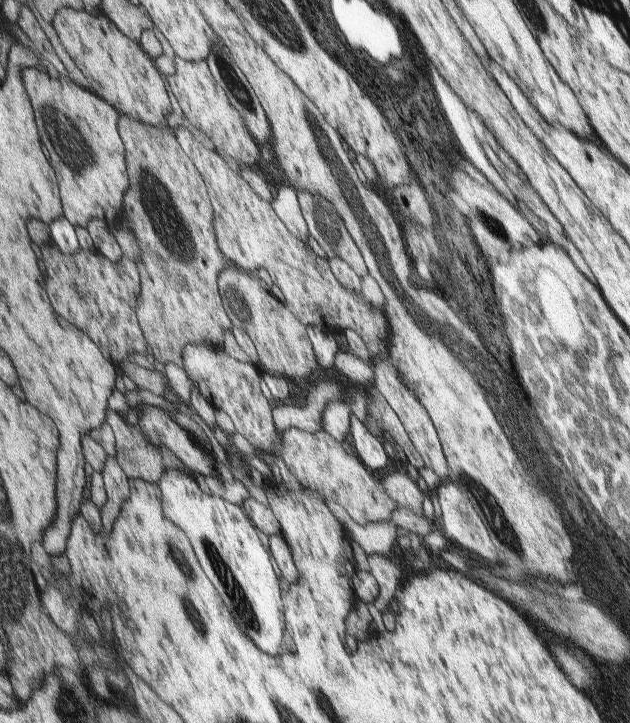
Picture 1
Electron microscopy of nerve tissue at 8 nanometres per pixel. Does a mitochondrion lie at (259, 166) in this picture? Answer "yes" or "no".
no

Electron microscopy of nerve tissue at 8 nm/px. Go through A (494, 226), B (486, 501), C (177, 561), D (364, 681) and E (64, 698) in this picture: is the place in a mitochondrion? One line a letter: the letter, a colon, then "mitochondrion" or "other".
A: mitochondrion
B: mitochondrion
C: mitochondrion
D: other
E: mitochondrion

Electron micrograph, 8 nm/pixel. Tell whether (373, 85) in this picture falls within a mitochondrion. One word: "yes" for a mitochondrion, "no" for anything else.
no

